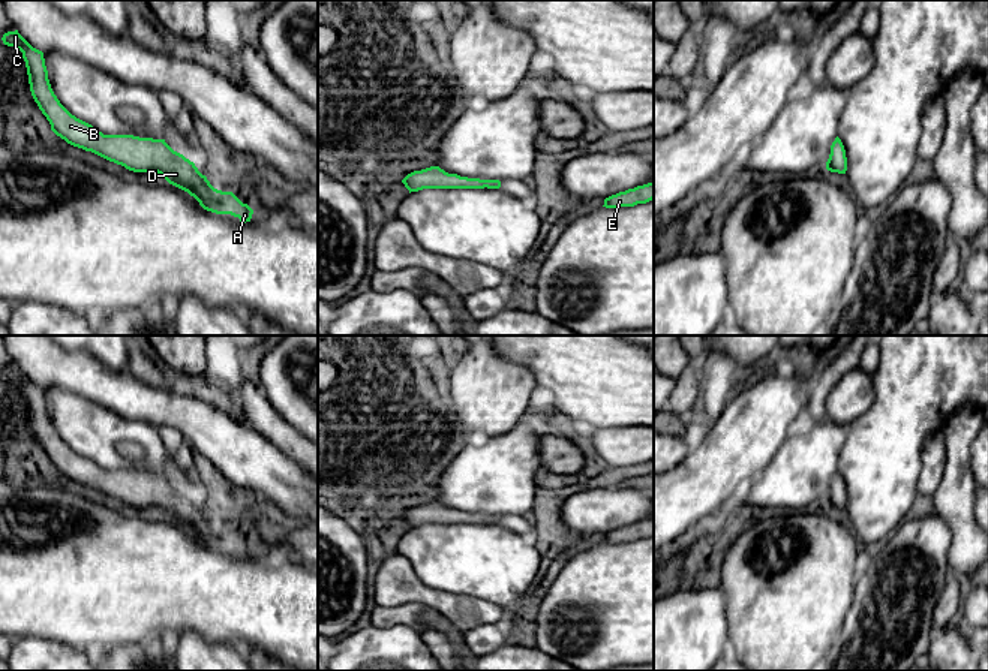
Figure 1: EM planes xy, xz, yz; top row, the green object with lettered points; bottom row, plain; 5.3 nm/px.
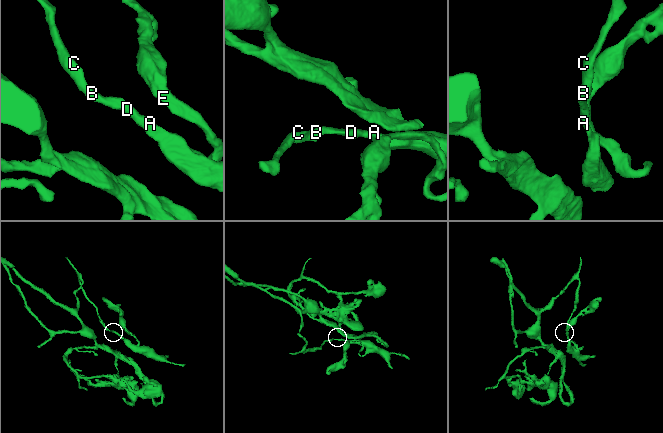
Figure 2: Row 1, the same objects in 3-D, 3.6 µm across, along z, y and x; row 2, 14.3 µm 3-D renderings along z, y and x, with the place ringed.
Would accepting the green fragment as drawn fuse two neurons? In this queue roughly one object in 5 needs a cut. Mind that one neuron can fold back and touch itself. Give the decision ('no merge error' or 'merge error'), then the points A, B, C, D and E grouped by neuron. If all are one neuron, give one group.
no merge error; A B C D E

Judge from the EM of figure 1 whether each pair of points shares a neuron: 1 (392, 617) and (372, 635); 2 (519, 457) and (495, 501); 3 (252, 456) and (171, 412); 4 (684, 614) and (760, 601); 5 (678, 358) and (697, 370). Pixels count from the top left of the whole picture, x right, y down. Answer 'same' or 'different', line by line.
1: different
2: same
3: same
4: different
5: different

